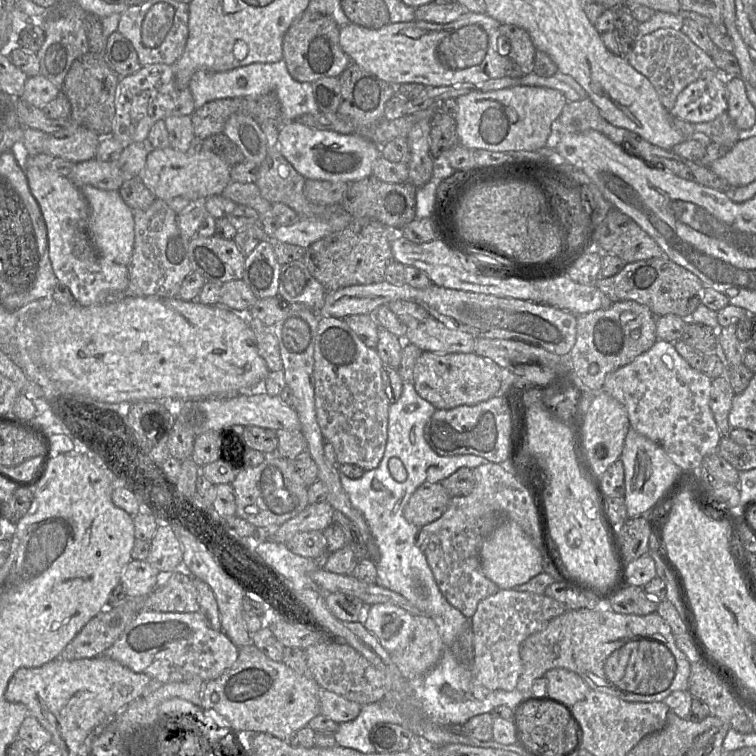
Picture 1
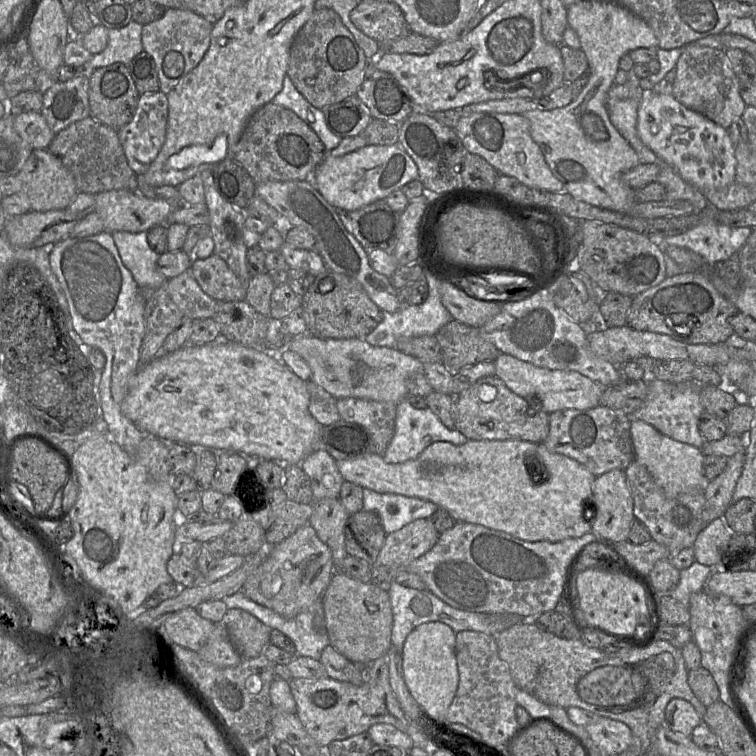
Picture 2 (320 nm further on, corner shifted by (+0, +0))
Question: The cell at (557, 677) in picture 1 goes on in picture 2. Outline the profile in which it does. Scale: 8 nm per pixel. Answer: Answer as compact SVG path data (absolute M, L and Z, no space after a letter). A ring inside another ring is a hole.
M595 717L585 730L600 752L607 755L618 755L633 743L632 732L626 724L606 717Z

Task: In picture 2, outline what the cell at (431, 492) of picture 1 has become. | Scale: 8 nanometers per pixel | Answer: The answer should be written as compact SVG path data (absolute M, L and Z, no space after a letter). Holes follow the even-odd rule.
M430 518L417 519L386 535L376 567L405 567L421 557L438 540L439 532Z

